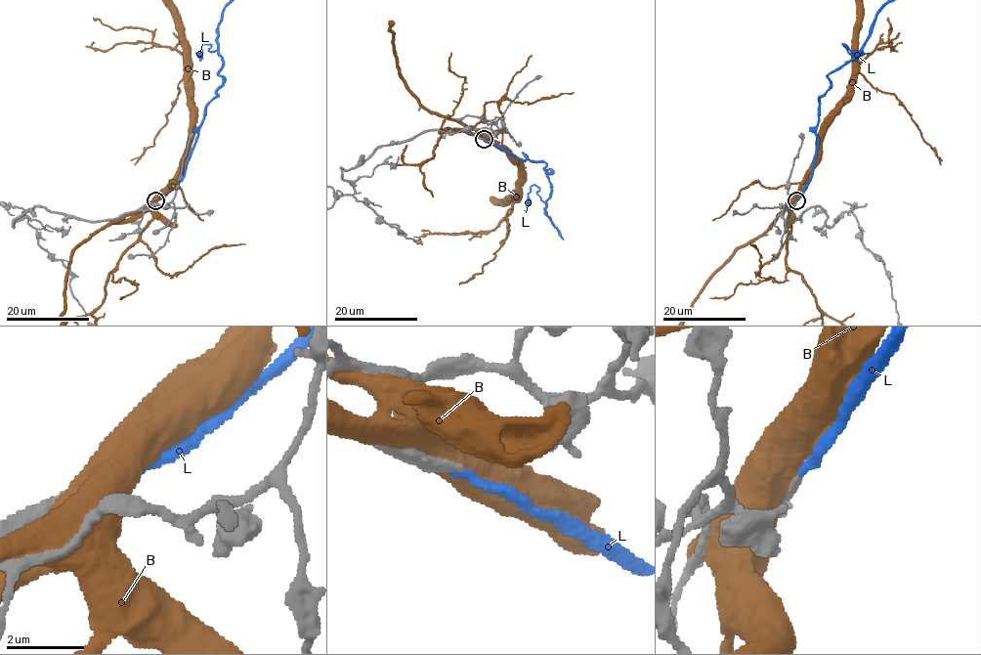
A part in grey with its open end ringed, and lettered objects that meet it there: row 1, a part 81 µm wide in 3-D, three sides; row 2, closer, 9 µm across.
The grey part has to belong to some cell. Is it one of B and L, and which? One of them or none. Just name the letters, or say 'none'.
L

